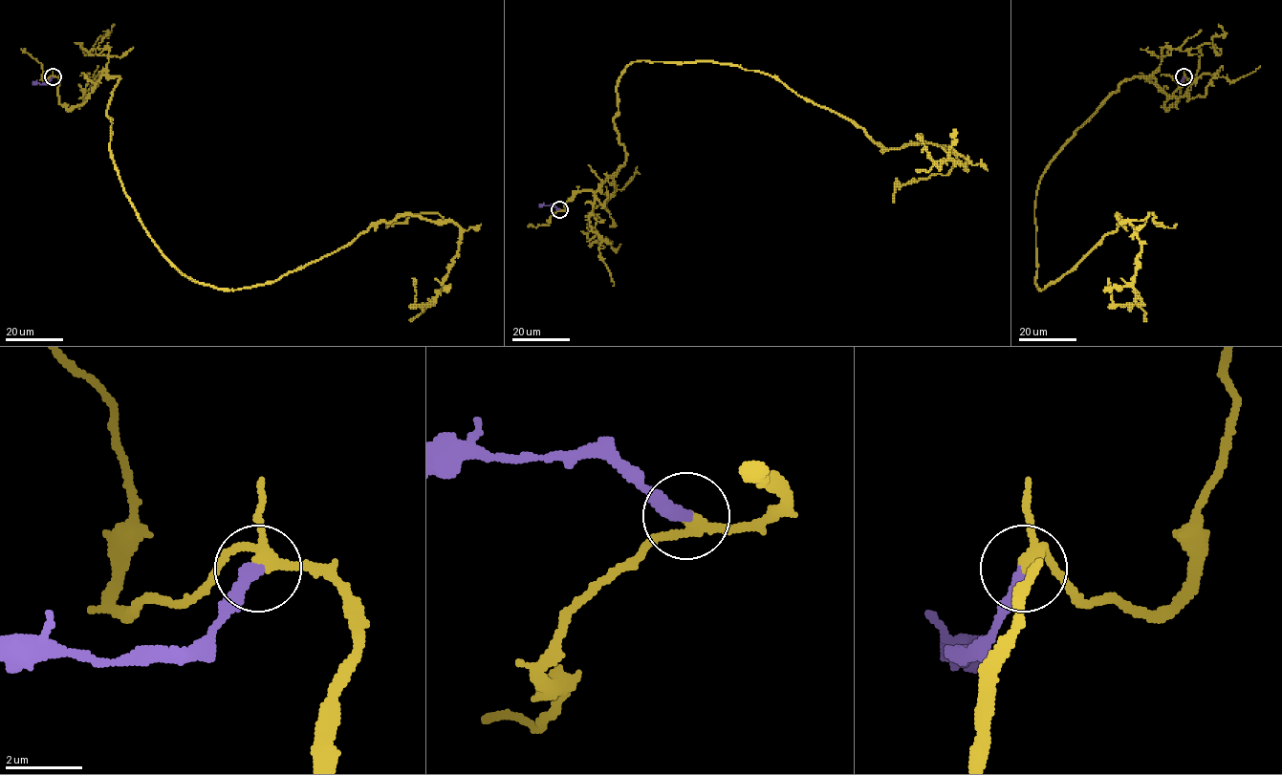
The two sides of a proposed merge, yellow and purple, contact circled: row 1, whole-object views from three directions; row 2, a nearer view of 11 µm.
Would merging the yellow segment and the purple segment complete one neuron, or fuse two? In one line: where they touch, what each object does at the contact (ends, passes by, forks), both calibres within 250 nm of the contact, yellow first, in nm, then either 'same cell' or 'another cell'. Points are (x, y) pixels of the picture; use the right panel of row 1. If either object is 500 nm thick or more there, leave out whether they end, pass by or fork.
at (1184, 76); yellow forks there; purple ends there; 240 nm thick on the yellow side, 380 nm on the other; same cell

